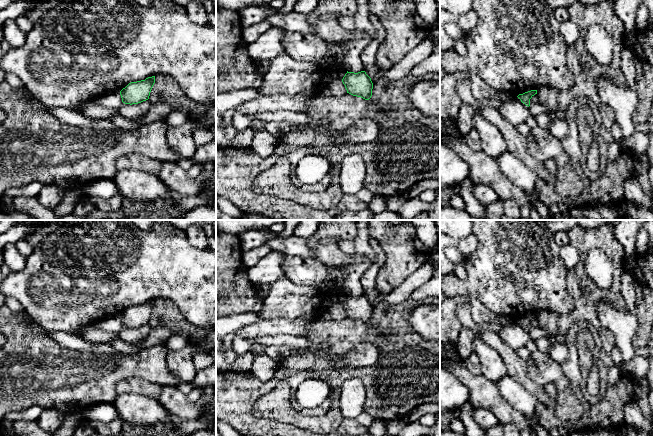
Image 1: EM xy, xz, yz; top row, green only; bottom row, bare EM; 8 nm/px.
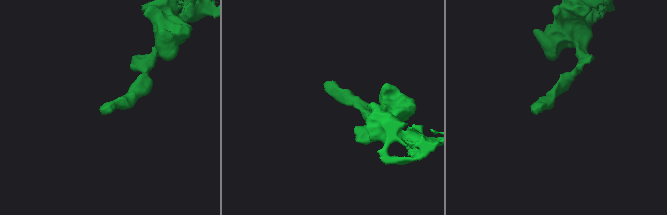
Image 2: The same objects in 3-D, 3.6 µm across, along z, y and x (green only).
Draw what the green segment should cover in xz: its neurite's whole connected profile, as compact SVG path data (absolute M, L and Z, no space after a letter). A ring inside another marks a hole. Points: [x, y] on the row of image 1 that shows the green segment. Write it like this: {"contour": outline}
{"contour": "M365 71L348 72L342 79L347 93L369 100L372 96L373 83Z"}

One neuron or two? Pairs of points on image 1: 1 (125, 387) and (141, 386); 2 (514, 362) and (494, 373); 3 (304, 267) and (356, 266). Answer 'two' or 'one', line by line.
1: one
2: two
3: two

